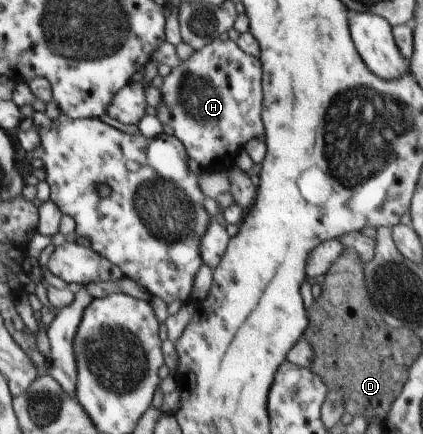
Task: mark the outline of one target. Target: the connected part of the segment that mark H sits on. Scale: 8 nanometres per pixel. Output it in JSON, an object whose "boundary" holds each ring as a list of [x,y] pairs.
{"boundary":[[[211,41],[207,46],[196,50],[188,60],[182,61],[162,80],[163,86],[159,89],[162,92],[162,103],[155,107],[156,116],[161,124],[173,128],[175,136],[184,144],[189,158],[199,162],[203,172],[229,171],[229,163],[245,150],[251,139],[263,140],[265,129],[261,116],[262,64],[260,58],[243,52],[235,41]]]}

